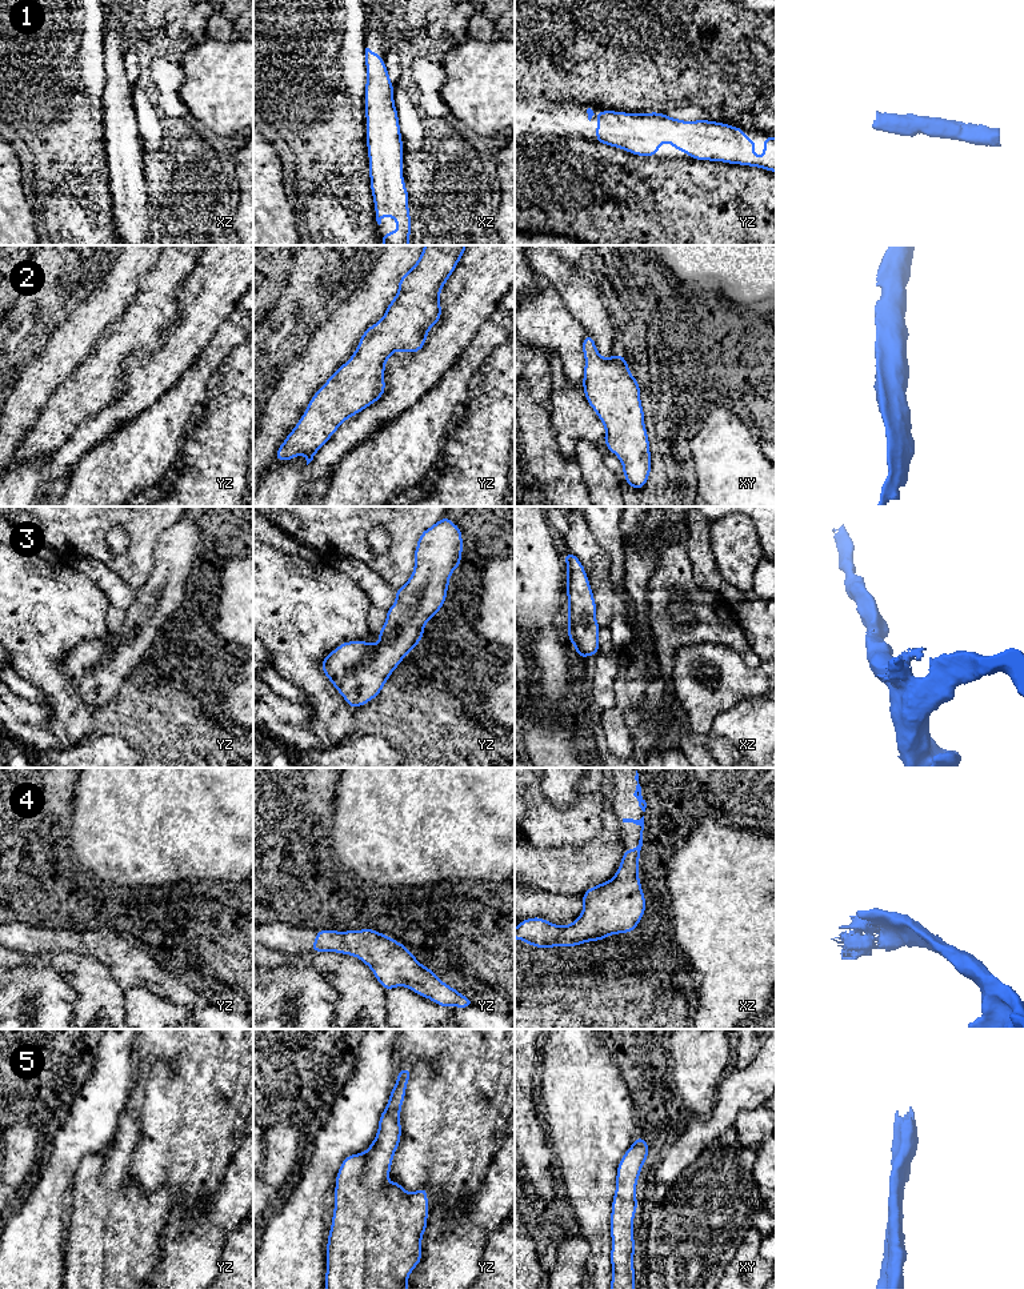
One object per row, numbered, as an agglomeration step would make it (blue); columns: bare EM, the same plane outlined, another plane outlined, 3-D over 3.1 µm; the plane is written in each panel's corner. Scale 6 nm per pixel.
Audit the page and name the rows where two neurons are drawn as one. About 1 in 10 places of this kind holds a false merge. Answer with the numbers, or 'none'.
none

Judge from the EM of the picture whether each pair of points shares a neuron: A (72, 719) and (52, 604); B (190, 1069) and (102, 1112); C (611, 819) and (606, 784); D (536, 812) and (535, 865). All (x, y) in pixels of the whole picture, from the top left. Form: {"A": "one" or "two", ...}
{"A": "one", "B": "two", "C": "one", "D": "two"}

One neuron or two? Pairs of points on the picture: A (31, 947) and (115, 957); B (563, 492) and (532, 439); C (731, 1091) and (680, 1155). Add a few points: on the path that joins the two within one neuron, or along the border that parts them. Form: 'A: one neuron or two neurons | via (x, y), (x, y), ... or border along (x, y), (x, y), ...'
A: one neuron | via (52, 941), (94, 944)
B: one neuron | via (564, 479), (544, 459), (542, 452)
C: one neuron | via (727, 1107), (696, 1139)

